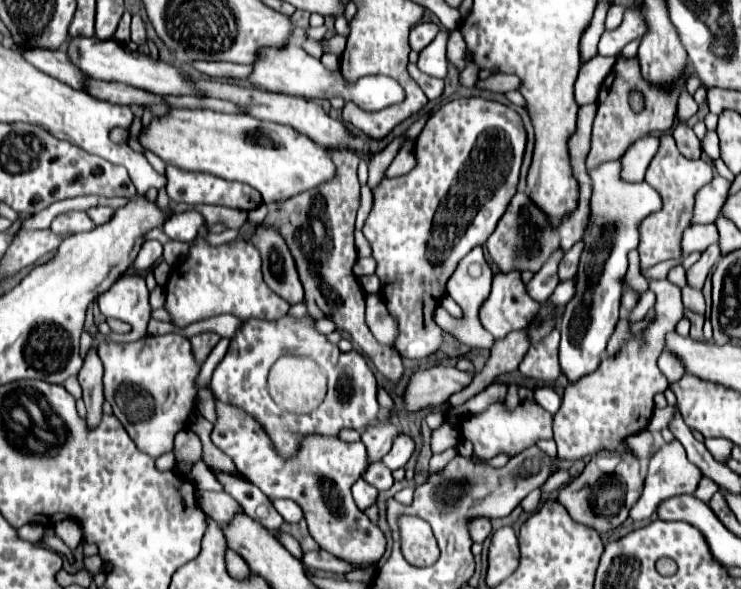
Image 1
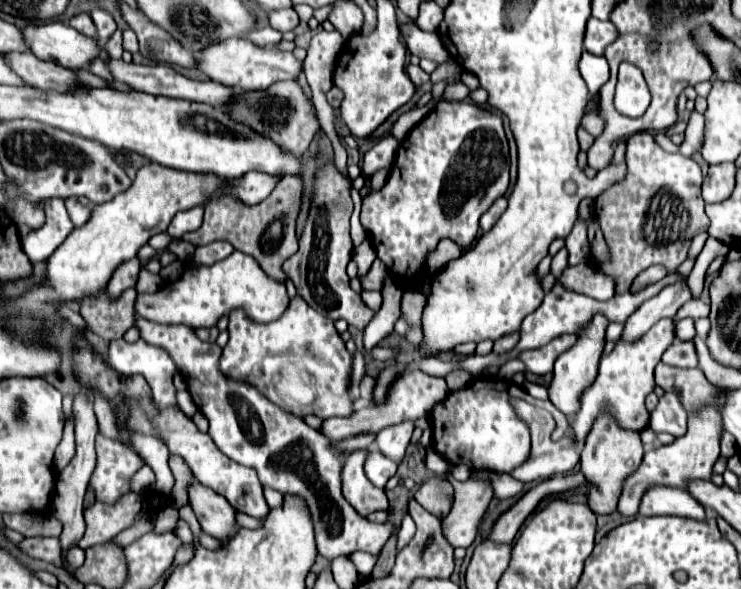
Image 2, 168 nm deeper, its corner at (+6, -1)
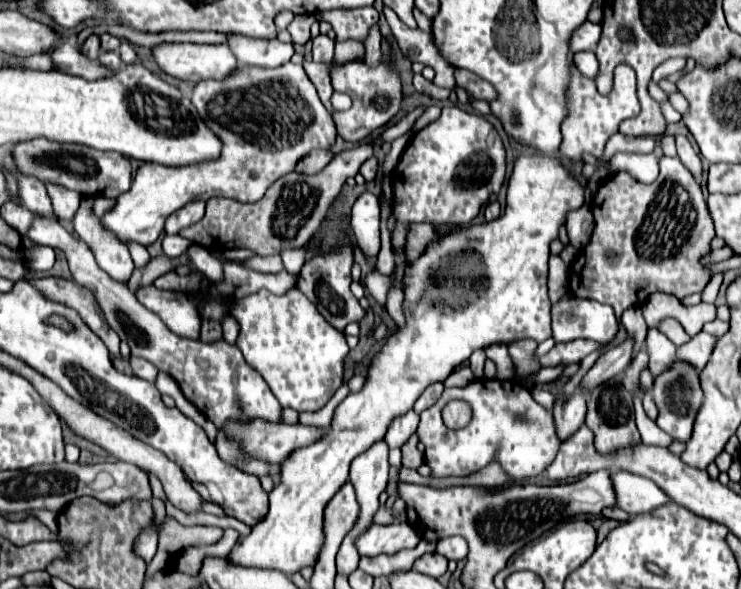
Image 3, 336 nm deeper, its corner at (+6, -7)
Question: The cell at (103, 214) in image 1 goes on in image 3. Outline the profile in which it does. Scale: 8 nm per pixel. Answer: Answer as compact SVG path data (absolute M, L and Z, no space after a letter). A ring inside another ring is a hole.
M45 186L47 194L51 198L51 206L55 210L55 214L59 216L59 220L73 220L79 202L81 202L81 194L73 192L73 190L65 190L63 186Z

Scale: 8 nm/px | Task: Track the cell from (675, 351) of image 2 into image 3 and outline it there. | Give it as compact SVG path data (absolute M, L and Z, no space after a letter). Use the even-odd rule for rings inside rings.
M699 332L697 336L693 336L687 344L679 346L677 356L681 360L687 360L689 364L693 364L697 370L703 370L705 364L709 362L709 354L713 352L717 338L713 334L707 332Z

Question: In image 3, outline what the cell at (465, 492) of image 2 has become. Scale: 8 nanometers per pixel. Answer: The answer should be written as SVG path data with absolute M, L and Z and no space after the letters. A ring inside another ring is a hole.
M451 536L437 542L437 552L447 560L463 560L467 556L467 542L461 536Z

